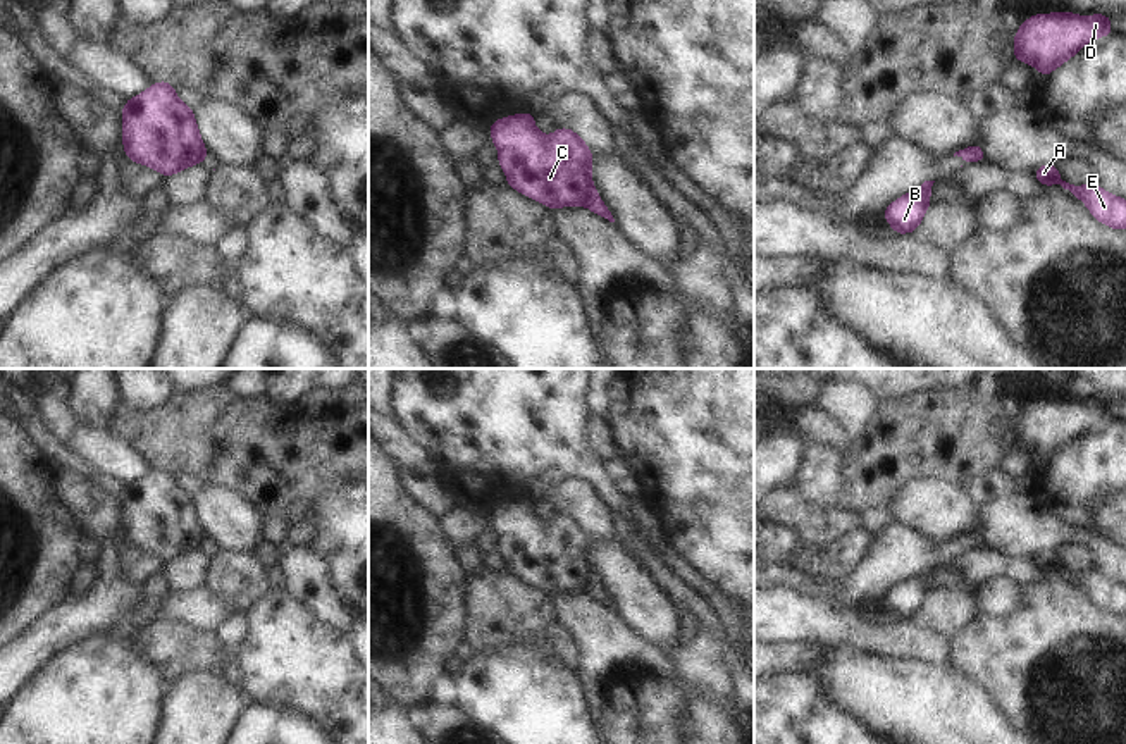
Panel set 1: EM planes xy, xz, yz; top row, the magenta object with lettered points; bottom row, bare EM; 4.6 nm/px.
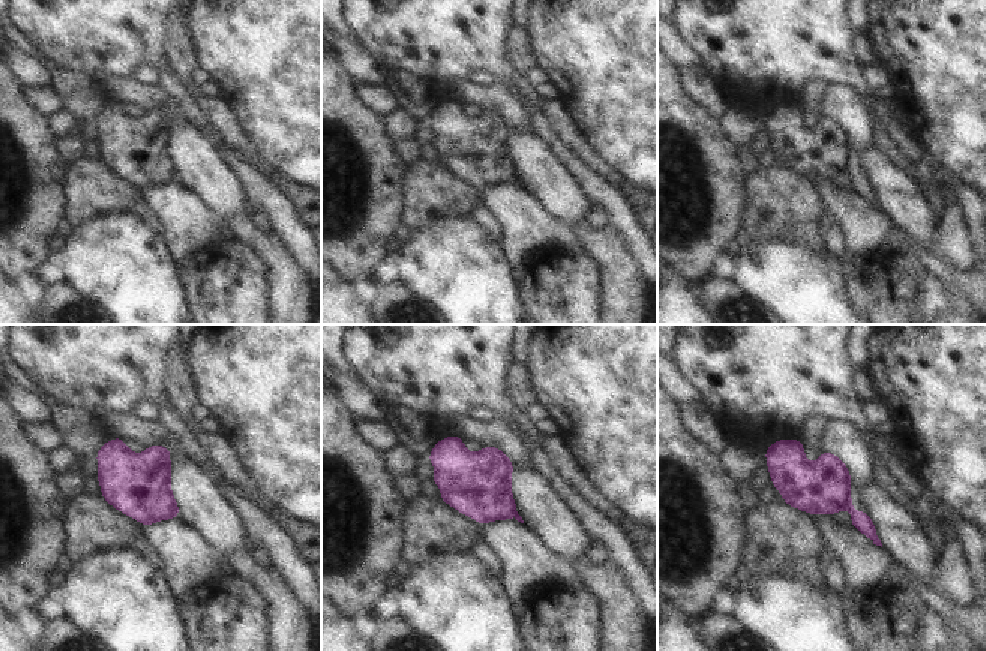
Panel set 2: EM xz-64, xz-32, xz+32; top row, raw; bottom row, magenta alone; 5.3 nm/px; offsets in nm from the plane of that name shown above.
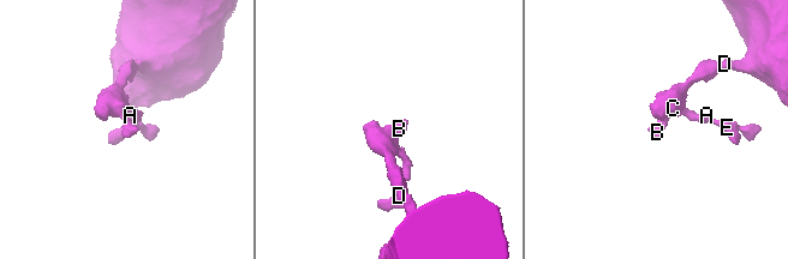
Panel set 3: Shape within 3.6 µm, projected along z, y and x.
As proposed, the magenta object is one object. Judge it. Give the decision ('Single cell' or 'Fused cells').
Fused cells.

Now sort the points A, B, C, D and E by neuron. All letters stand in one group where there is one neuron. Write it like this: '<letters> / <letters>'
A E / B C D

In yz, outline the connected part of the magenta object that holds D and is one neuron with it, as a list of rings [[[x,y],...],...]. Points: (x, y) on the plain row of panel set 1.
[[[1073,398],[1035,400],[1014,418],[1014,443],[1050,462],[1055,453],[1074,443],[1097,424],[1114,418],[1105,400],[1076,401]]]

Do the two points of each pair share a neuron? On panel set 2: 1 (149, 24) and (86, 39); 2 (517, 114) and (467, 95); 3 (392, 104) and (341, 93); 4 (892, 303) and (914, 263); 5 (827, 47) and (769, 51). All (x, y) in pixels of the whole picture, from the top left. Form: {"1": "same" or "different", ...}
{"1": "same", "2": "same", "3": "different", "4": "different", "5": "same"}

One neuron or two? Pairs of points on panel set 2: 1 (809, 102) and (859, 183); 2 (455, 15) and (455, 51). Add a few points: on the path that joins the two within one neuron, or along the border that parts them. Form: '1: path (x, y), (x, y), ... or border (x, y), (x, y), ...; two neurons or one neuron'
1: border (832, 83), (821, 98), (820, 110); two neurons
2: path (455, 24), (455, 42); one neuron

